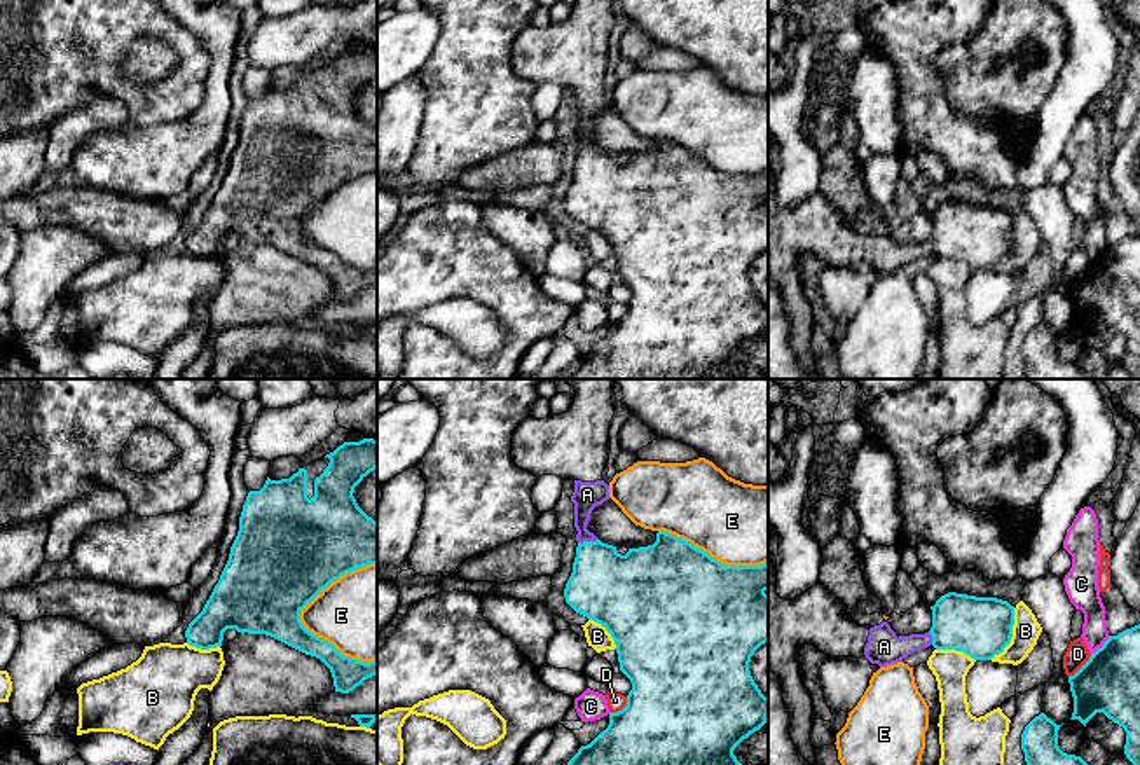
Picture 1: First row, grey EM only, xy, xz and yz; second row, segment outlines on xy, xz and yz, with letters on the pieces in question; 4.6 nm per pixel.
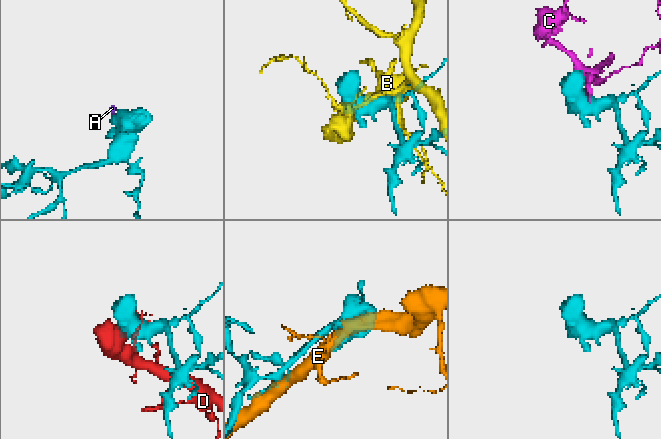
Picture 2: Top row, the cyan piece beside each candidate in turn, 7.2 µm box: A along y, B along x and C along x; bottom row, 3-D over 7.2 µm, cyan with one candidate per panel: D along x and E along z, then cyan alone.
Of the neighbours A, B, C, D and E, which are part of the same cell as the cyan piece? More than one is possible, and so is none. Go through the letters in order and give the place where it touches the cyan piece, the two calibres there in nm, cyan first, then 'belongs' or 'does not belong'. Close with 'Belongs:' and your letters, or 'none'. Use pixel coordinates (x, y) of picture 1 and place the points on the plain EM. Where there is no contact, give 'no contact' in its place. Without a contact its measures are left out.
A: xz (587, 151) | 340/130 nm | belongs
B: yz (1011, 245) | 280/130 nm | does not belong
C: yz (1102, 255) | 280/140 nm | does not belong
D: yz (1083, 275) | 280/110 nm | does not belong
E: xy (299, 220) | 460/340 nm | does not belong
Belongs: A

